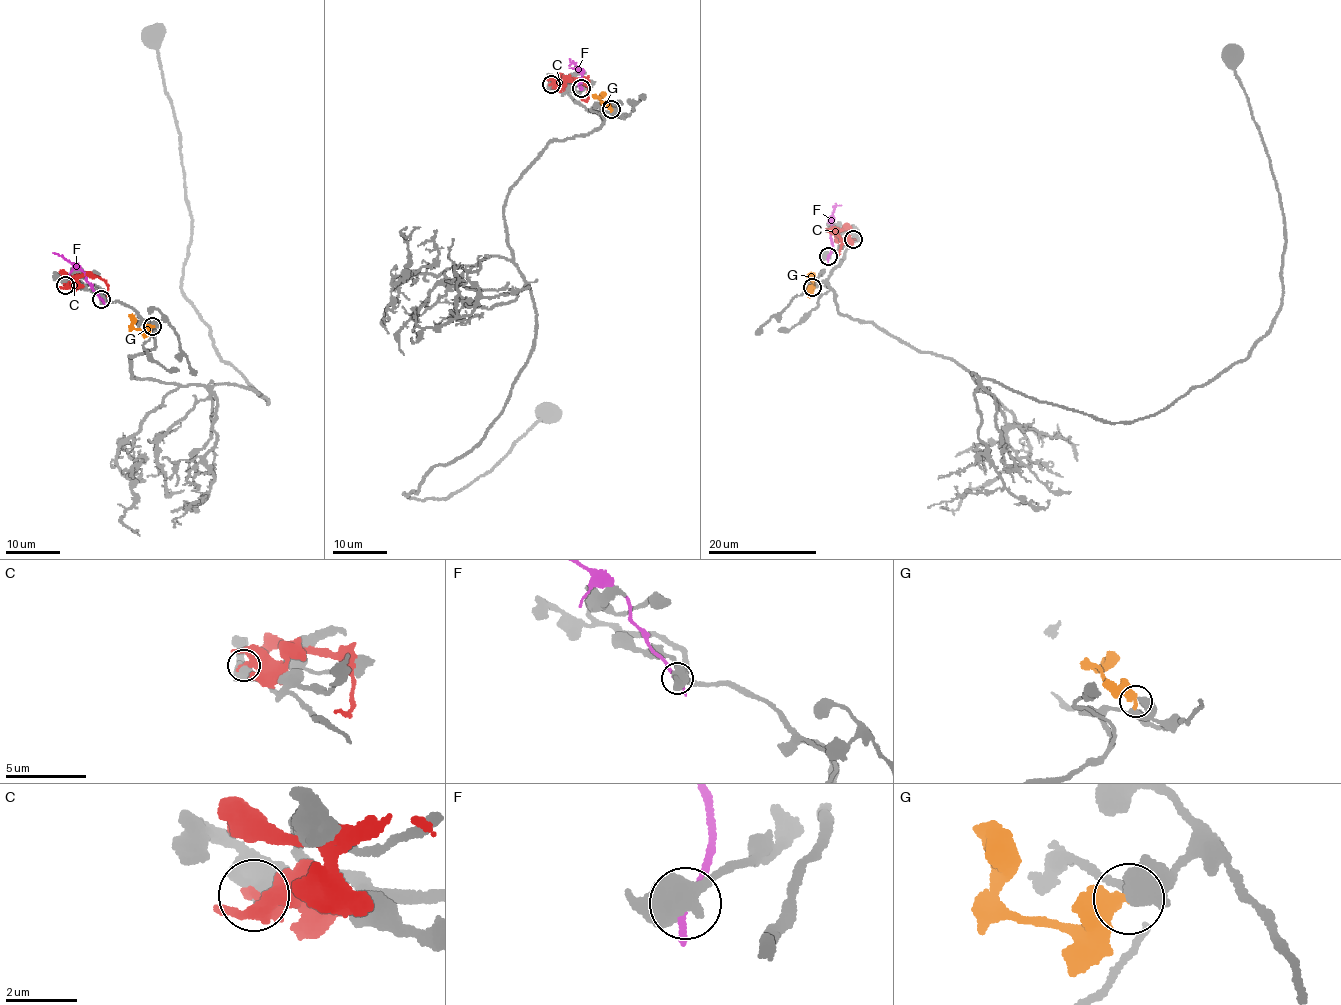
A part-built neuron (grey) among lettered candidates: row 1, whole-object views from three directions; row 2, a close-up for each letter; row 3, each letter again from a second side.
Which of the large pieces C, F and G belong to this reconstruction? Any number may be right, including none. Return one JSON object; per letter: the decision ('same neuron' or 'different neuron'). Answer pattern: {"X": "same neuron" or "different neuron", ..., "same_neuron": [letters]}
{"C": "different neuron", "F": "different neuron", "G": "same neuron", "same_neuron": ["G"]}

